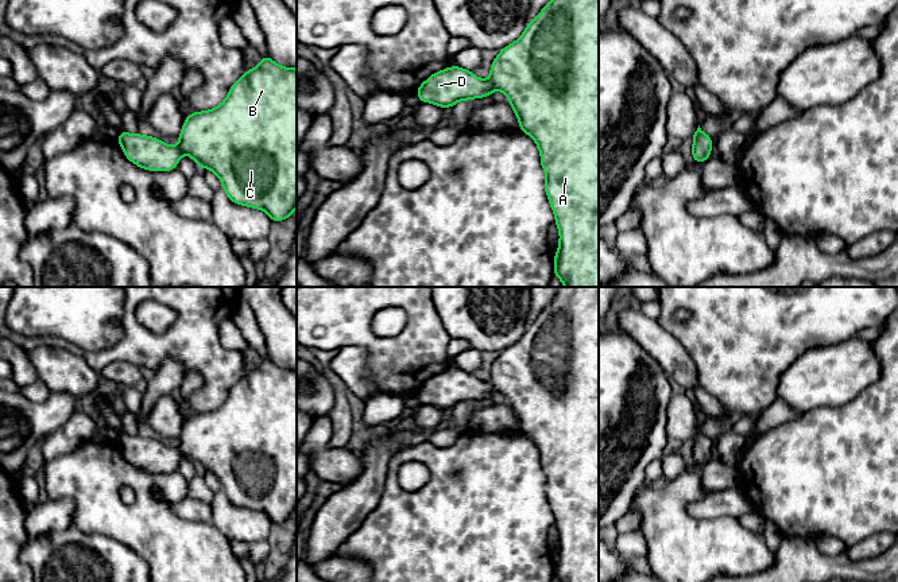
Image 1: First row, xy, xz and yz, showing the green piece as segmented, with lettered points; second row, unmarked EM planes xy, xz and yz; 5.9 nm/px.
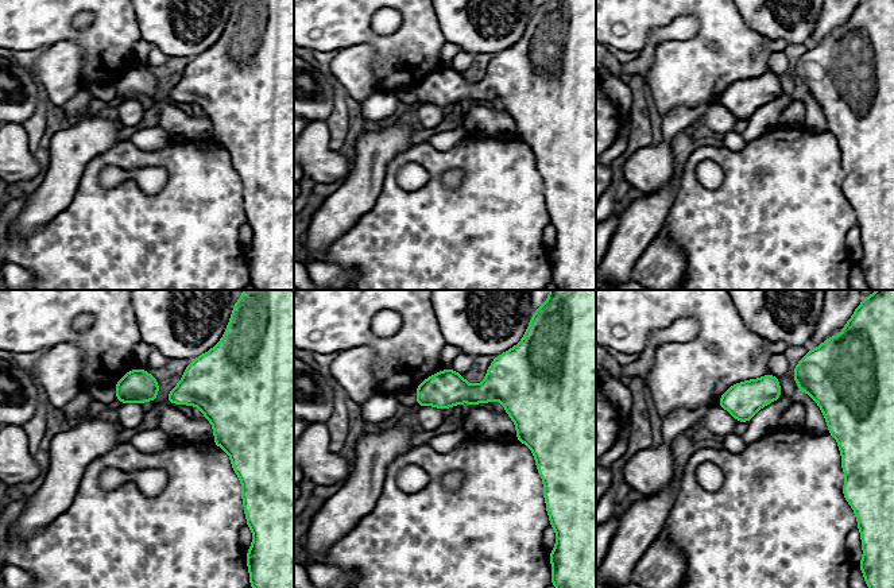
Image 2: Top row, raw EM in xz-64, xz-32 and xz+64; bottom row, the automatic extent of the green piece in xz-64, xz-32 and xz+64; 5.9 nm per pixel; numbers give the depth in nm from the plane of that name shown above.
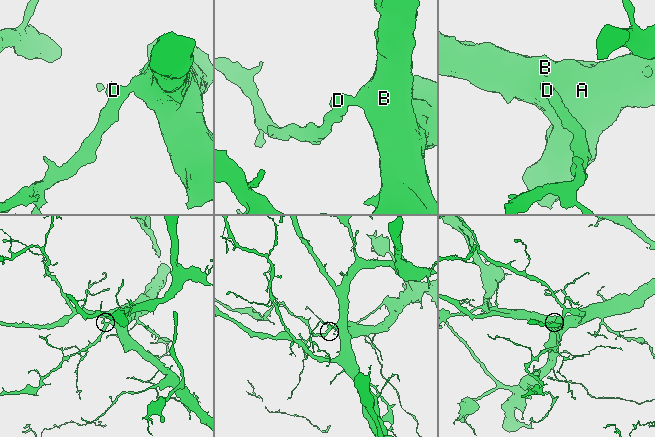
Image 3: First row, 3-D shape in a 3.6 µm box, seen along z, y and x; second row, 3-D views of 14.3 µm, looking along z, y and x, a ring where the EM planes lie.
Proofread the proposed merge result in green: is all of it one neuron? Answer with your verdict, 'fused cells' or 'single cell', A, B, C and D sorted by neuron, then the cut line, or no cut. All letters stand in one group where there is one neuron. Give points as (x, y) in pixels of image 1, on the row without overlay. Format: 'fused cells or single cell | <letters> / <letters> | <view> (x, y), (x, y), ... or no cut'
single cell | A B C D | no cut

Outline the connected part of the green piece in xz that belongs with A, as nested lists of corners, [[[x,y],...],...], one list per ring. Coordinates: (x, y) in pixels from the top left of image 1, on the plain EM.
[[[556,287],[551,303],[527,326],[519,341],[500,352],[489,370],[491,377],[487,381],[458,368],[434,375],[417,391],[419,404],[431,404],[445,411],[458,403],[488,399],[495,392],[503,393],[519,422],[519,431],[534,441],[541,455],[541,467],[546,476],[545,493],[560,534],[558,552],[554,556],[554,577],[560,582],[599,582],[599,287]]]

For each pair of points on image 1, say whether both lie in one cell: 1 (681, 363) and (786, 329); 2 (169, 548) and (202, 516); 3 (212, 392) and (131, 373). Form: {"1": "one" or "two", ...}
{"1": "two", "2": "two", "3": "two"}

